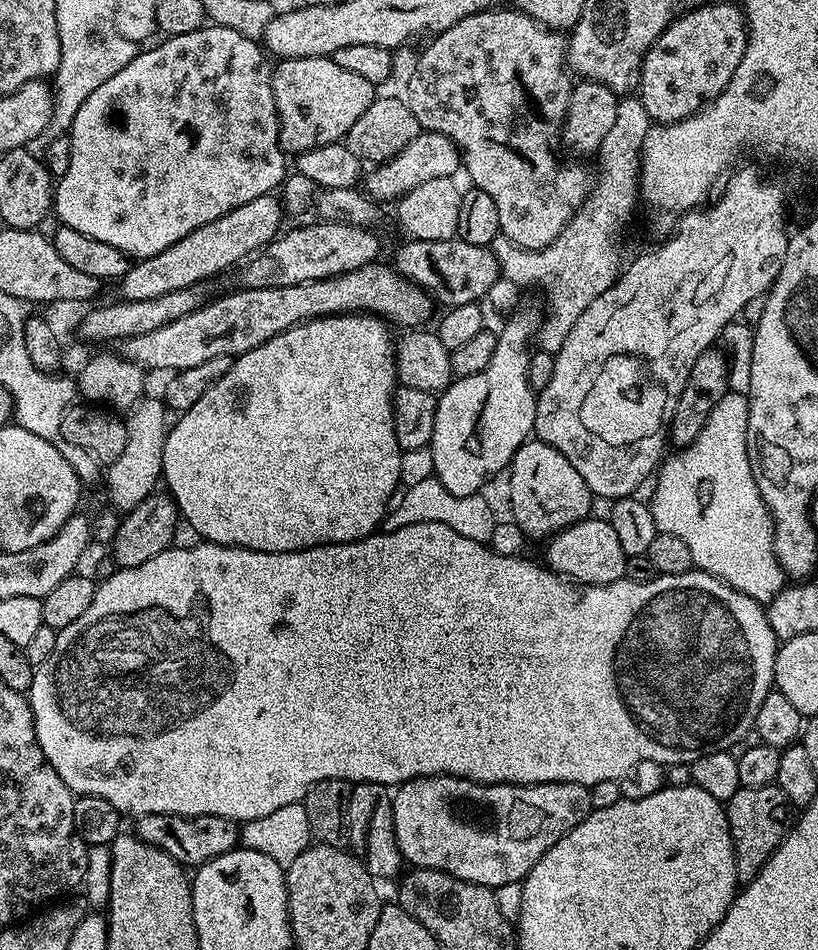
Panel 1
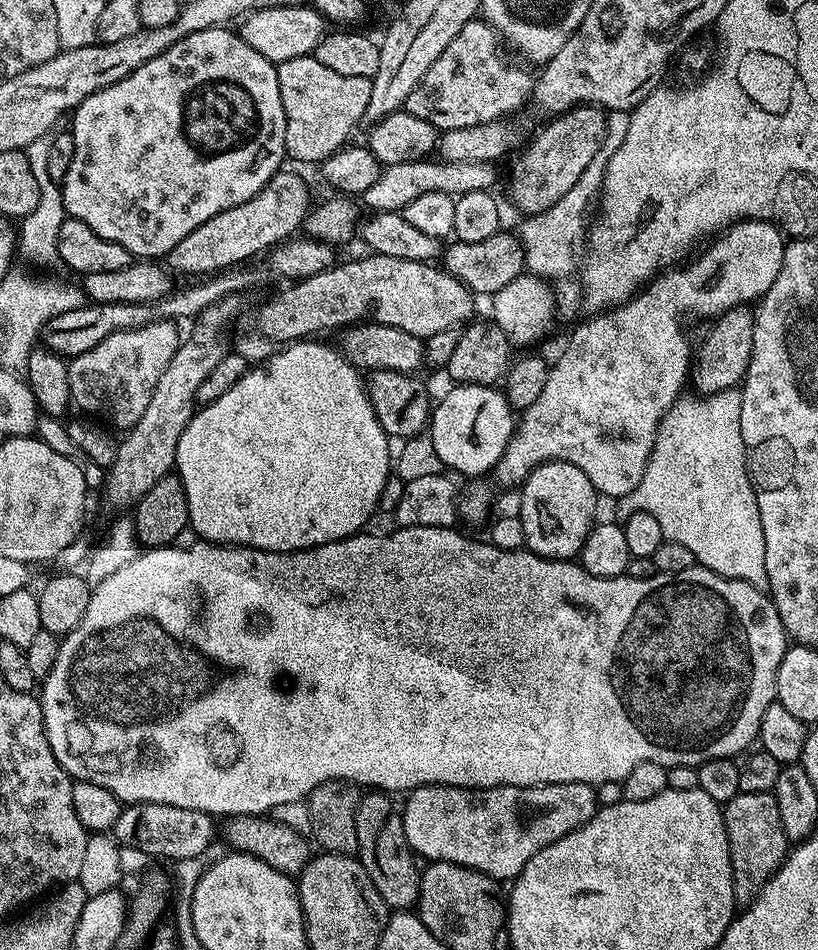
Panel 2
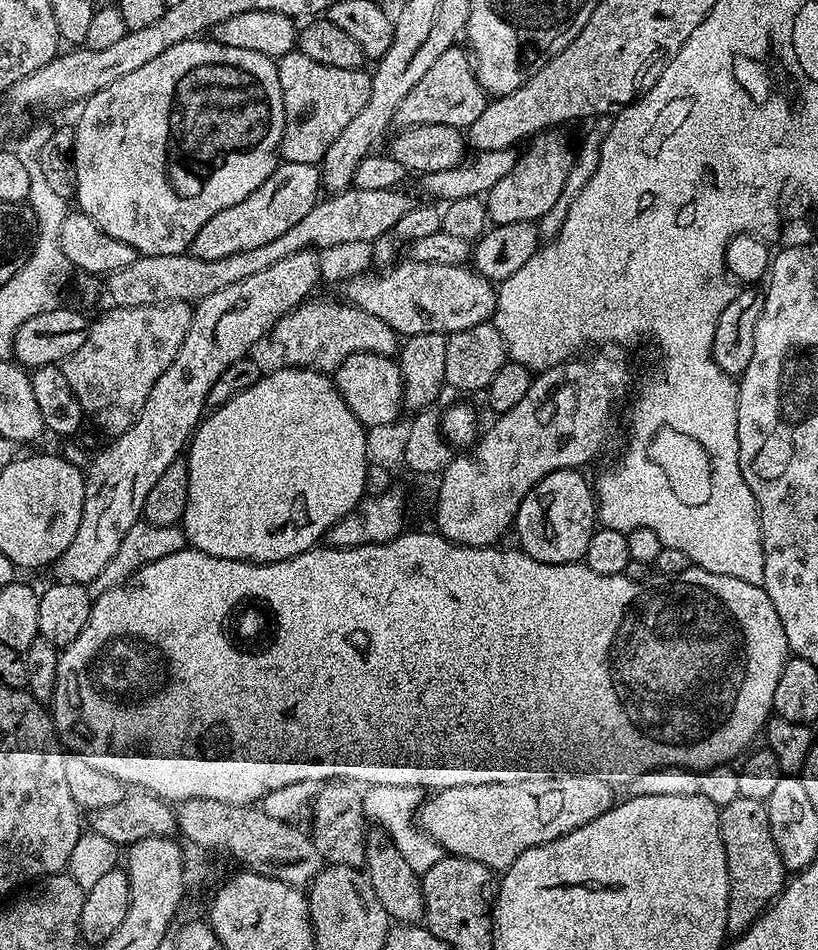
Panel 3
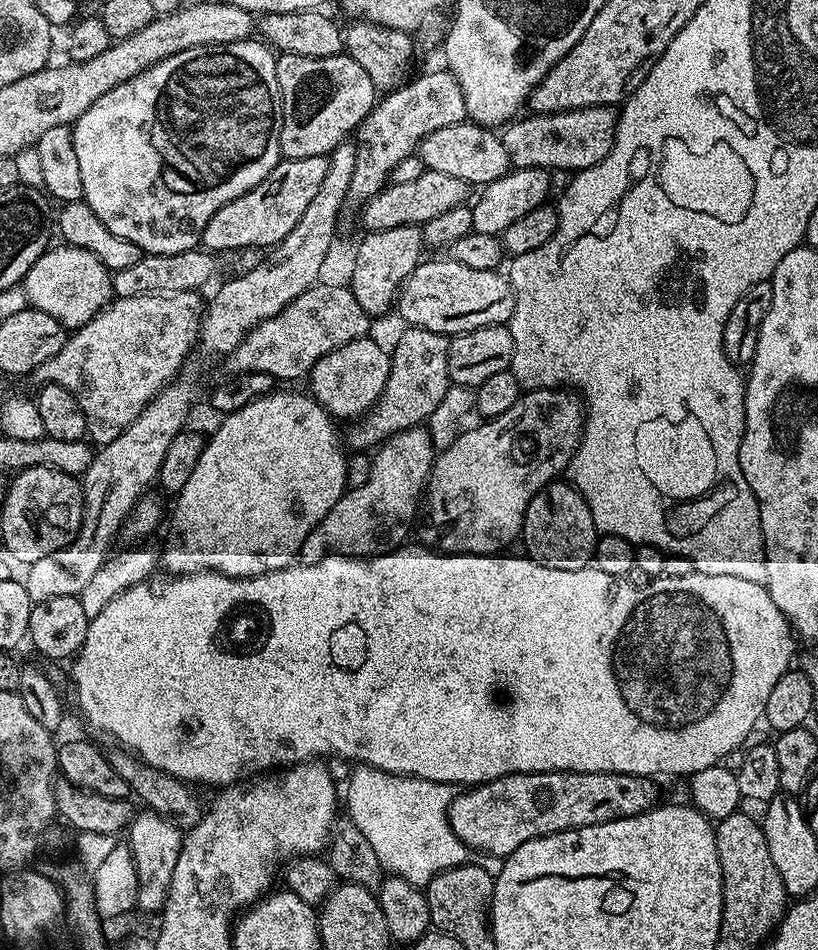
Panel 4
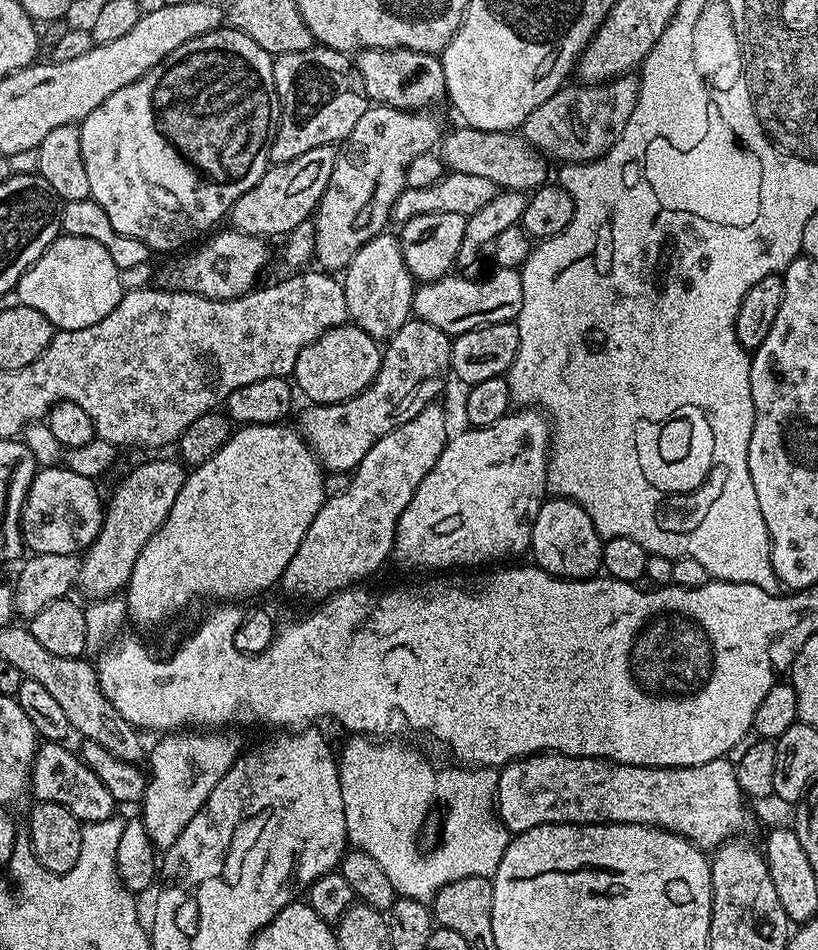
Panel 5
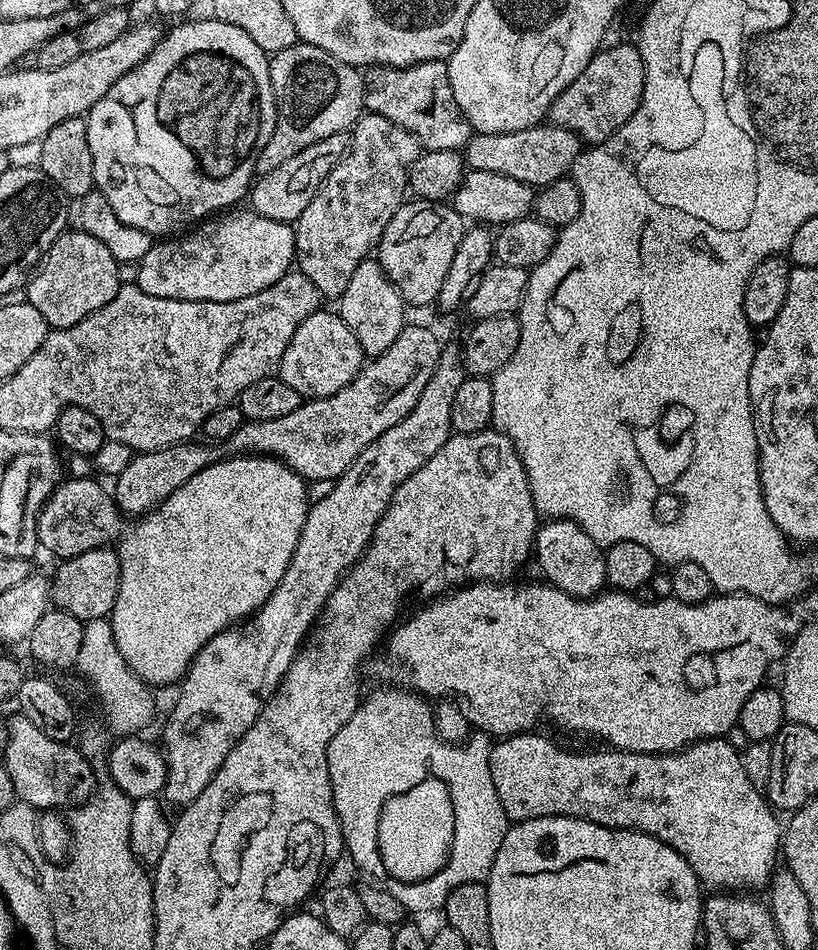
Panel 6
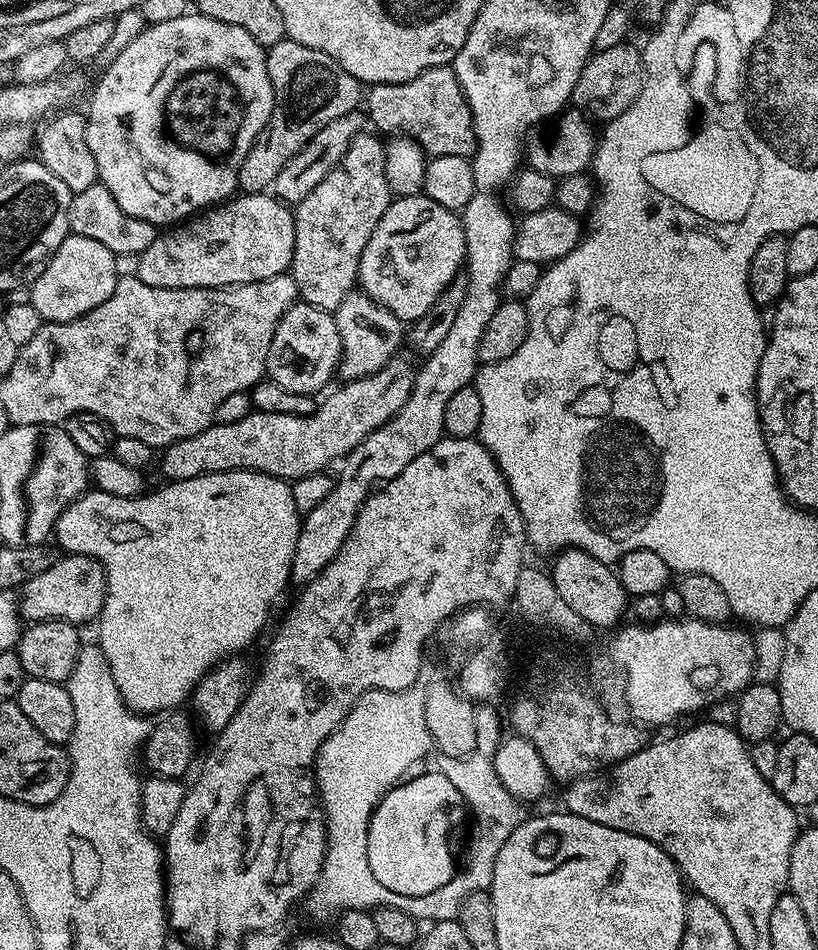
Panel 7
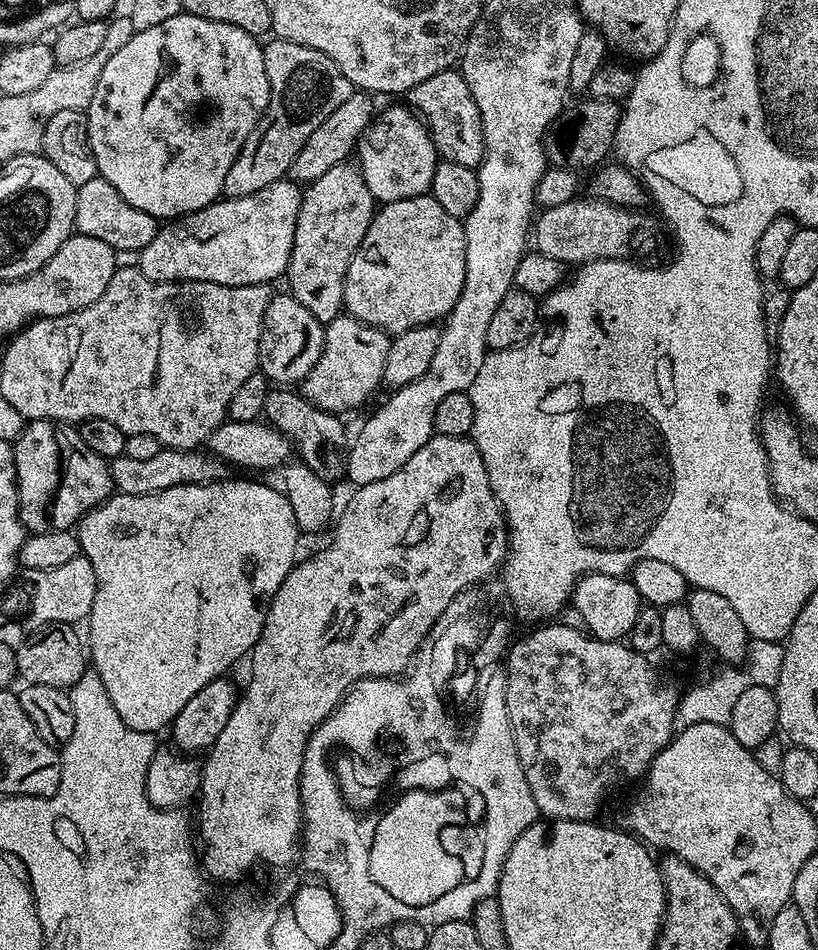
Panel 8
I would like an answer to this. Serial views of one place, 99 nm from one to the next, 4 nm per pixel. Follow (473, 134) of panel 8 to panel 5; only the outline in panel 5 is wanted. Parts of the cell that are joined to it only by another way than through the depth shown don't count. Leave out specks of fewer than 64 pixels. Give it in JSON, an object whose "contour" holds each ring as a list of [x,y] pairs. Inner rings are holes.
{"contour":[[[364,48],[355,53],[354,63],[360,87],[373,105],[428,110],[445,99],[446,78],[439,55],[409,48]]]}

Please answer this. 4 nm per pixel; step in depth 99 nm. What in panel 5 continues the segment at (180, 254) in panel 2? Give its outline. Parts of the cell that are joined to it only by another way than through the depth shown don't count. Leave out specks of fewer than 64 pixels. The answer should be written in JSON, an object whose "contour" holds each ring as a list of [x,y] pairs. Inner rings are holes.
{"contour":[[[327,144],[314,150],[306,150],[306,154],[298,154],[298,158],[290,162],[272,164],[264,171],[257,184],[250,186],[246,194],[242,194],[232,203],[231,227],[251,236],[287,237],[289,232],[305,223],[320,205],[322,194],[330,182],[330,174],[334,174],[337,151],[337,145]]]}

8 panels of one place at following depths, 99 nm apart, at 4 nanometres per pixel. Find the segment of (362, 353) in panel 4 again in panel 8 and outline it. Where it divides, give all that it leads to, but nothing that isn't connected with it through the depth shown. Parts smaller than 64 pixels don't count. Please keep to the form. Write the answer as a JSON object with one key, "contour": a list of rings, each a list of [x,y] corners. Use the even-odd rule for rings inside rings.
{"contour":[[[275,293],[263,315],[259,342],[259,369],[271,383],[296,386],[303,383],[324,349],[324,327],[291,293]]]}

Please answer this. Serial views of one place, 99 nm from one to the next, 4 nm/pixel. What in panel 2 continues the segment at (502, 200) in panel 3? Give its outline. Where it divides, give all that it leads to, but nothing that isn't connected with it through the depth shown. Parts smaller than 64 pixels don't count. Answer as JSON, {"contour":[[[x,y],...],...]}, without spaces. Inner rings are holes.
{"contour":[[[581,104],[572,108],[569,112],[562,112],[551,117],[552,120],[532,141],[528,144],[528,149],[516,160],[516,169],[512,172],[512,204],[524,216],[537,216],[539,212],[545,212],[578,178],[582,178],[582,170],[594,162],[594,154],[604,141],[604,132],[608,129],[608,116],[605,109],[597,108],[590,104]]]}

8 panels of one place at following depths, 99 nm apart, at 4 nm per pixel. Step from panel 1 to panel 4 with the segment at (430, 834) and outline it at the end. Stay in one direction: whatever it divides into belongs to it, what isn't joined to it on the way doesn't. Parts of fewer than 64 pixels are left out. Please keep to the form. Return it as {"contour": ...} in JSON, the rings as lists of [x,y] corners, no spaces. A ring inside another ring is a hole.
{"contour":[[[513,772],[501,780],[489,784],[477,784],[461,794],[453,795],[448,808],[448,821],[452,833],[473,853],[484,856],[509,856],[522,842],[530,842],[539,836],[565,832],[567,828],[594,826],[618,818],[636,816],[657,803],[655,779],[647,776],[631,776],[617,772]]]}

